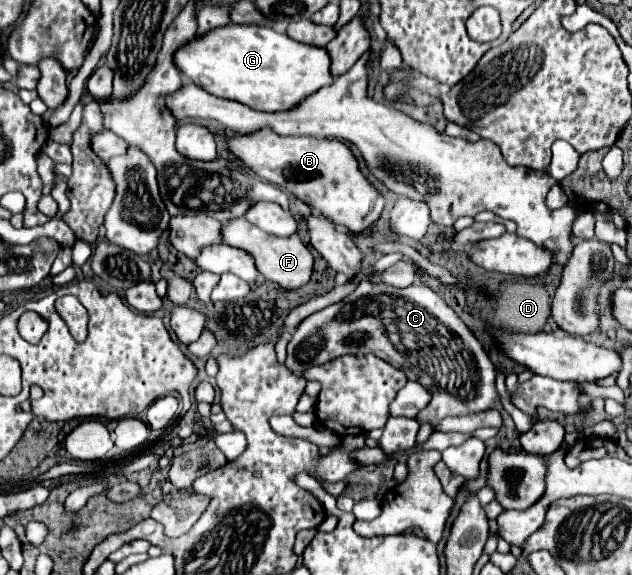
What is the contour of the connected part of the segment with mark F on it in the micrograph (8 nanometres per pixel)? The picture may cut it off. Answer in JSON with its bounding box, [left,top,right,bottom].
[221,216,313,288]

